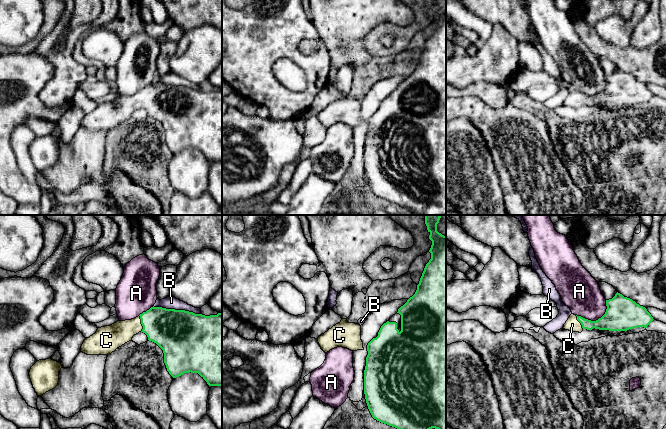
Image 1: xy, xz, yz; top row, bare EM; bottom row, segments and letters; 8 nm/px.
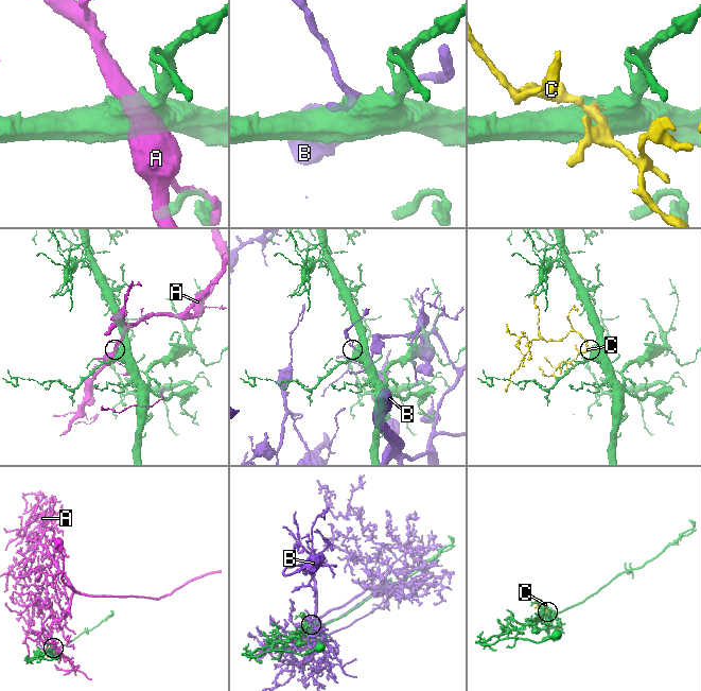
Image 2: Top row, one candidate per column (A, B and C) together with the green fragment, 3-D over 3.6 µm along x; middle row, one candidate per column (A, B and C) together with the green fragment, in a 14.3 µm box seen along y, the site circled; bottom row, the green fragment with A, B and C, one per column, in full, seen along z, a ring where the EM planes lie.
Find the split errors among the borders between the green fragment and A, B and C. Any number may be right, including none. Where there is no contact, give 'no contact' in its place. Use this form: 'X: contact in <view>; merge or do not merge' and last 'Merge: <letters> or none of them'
A: contact in yz; do not merge
B: contact in xy; do not merge
C: contact in xy; merge
Merge: C

